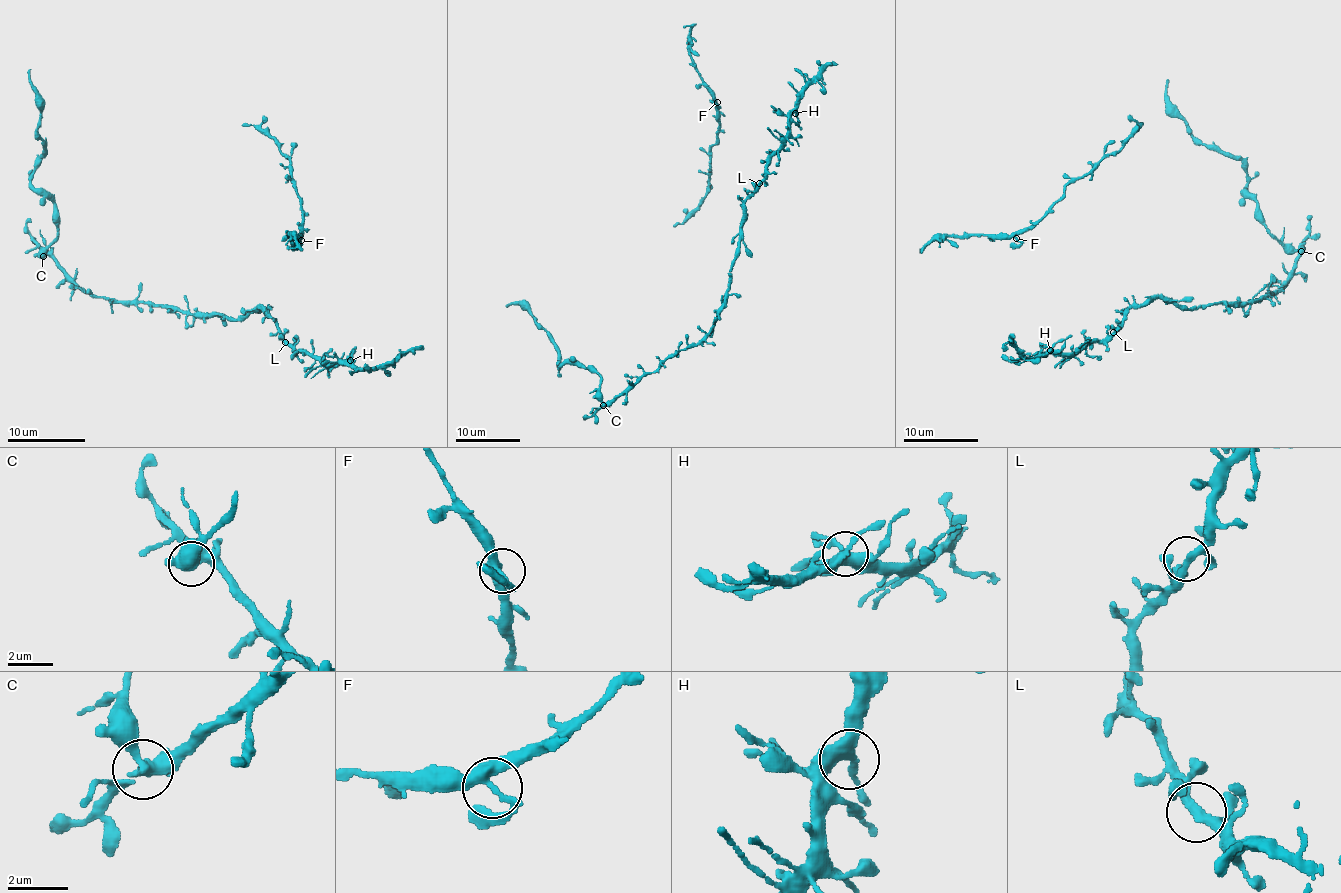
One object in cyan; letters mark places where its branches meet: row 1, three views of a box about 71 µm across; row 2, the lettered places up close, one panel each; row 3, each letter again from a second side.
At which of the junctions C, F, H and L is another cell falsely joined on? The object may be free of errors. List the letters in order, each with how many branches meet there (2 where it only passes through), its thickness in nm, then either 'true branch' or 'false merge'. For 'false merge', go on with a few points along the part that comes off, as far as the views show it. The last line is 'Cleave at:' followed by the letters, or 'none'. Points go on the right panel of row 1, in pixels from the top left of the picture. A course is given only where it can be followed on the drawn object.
C: branches 3; calibre 320 nm; false merge; course (1300, 251), (1283, 247), (1268, 228), (1244, 189), (1240, 159), (1194, 137), (1169, 102), (1167, 80)
F: branches 3; calibre 320 nm; true branch
H: branches 3; calibre 280 nm; true branch
L: branches 3; calibre 280 nm; true branch
Cleave at: C

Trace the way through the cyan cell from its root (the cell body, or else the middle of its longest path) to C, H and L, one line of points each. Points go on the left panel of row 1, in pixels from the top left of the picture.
C: (240, 317), (189, 315), (146, 302), (112, 302), (94, 297), (57, 261), (43, 255)
H: (240, 317), (254, 308), (263, 309), (277, 324), (280, 337), (295, 350), (306, 351), (327, 364), (350, 360)
L: (240, 317), (254, 308), (263, 309), (274, 320), (285, 342)

